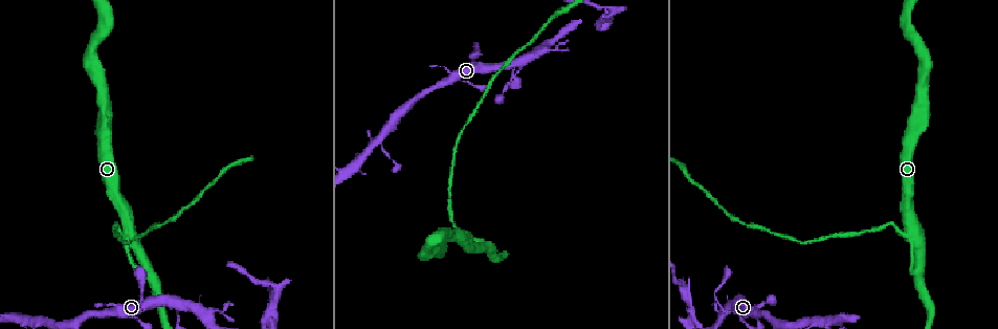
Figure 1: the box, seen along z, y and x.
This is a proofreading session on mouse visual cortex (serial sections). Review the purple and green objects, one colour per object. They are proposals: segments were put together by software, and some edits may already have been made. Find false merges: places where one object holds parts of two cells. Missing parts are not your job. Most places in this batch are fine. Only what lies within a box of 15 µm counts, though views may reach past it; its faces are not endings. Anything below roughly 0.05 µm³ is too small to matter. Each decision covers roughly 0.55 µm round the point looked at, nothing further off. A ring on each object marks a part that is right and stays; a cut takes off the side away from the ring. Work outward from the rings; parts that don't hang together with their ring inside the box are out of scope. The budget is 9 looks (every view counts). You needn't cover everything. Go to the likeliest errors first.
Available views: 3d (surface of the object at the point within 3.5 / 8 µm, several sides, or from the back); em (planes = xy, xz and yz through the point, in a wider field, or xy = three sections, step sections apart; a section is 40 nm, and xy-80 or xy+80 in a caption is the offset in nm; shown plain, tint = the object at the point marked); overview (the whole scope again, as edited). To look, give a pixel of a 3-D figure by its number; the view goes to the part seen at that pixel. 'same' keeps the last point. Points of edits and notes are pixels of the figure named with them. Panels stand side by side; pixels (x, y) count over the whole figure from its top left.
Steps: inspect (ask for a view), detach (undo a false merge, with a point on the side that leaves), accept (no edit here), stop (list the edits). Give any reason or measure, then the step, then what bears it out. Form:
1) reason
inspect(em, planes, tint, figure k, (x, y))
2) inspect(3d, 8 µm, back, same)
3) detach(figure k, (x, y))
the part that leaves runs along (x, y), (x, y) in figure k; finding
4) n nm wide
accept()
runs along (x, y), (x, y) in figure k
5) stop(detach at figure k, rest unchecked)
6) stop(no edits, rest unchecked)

abrupt turn
inspect(3d, 8 µm, figure 1, (117, 221))

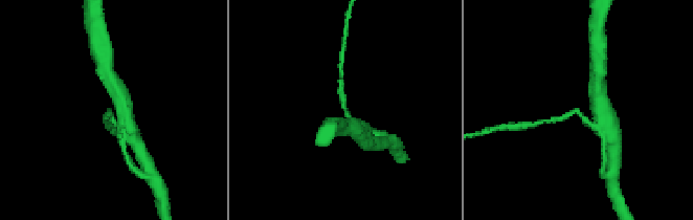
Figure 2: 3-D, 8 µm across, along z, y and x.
inspect(3d, 3.5 µm, figure 2, (107, 112))

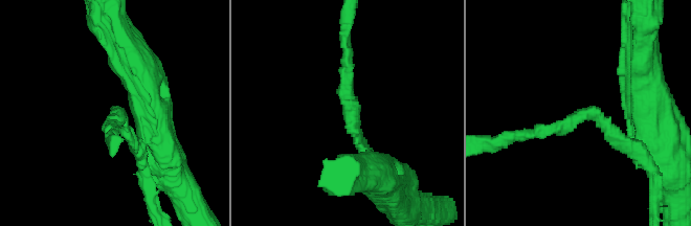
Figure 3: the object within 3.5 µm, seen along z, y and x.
arms of 200, 200 nm
inspect(em, xy, step 2, tint, figure 3, (349, 122))

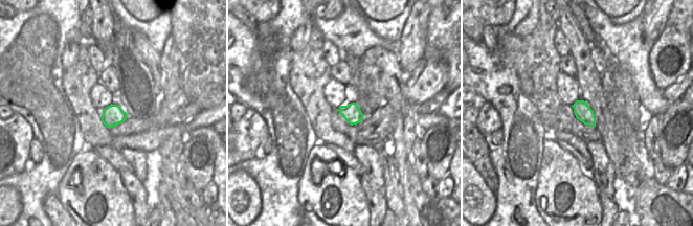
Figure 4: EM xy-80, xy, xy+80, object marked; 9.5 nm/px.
accept()
runs along (377, 173), (351, 121), (348, 60) in figure 3; all the same cell

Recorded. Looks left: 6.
sharp bend
inspect(em, planes, tint, figure 1, (475, 43))

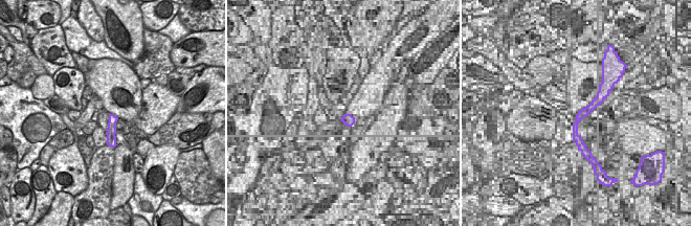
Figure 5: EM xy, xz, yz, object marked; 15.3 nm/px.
inspect(3d, 3.5 µm, back, same)

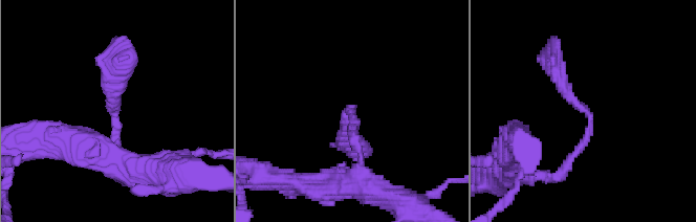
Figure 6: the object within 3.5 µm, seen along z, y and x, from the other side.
accept()
runs along (123, 178), (110, 94), (113, 71) in figure 6; one cell here

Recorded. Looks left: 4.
four-way junction
inspect(3d, 3.5 µm, figure 1, (183, 304))

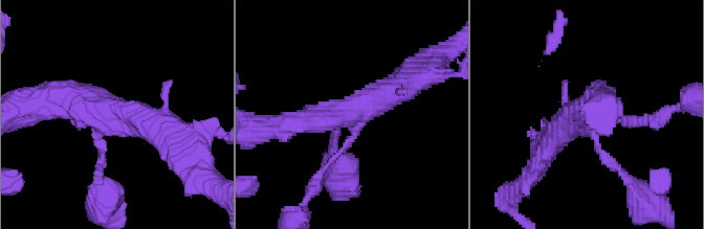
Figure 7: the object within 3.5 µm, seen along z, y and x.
need the tissue
inspect(em, planes, tint, figure 7, (357, 114))

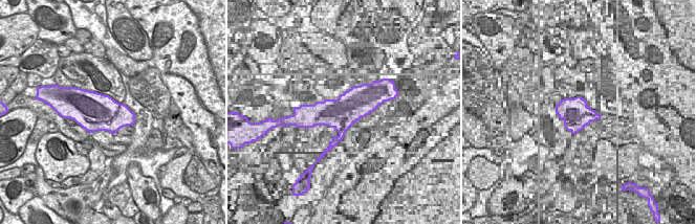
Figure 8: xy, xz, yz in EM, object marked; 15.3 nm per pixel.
arms of 150, 150, 350, 450 nm
accept()
all the same cell

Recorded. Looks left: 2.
branch point
inspect(3d, 3.5 µm, figure 1, (918, 269))

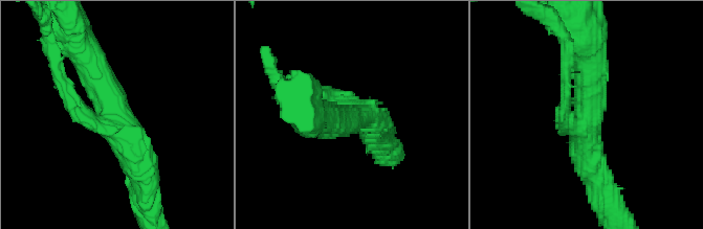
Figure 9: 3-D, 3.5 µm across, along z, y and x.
need the tissue
inspect(em, planes, tint, figure 9, (586, 118))

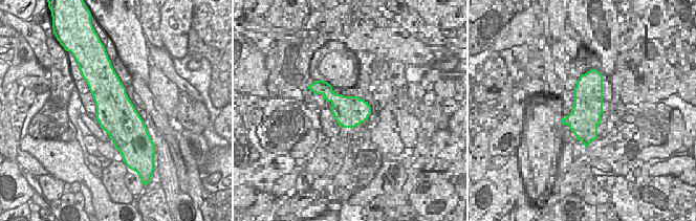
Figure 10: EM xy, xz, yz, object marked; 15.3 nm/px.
accept()
runs along (85, 55), (144, 178) in figure 9; continuous, no second cell

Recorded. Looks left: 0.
stop(no edits, rest unchecked)

